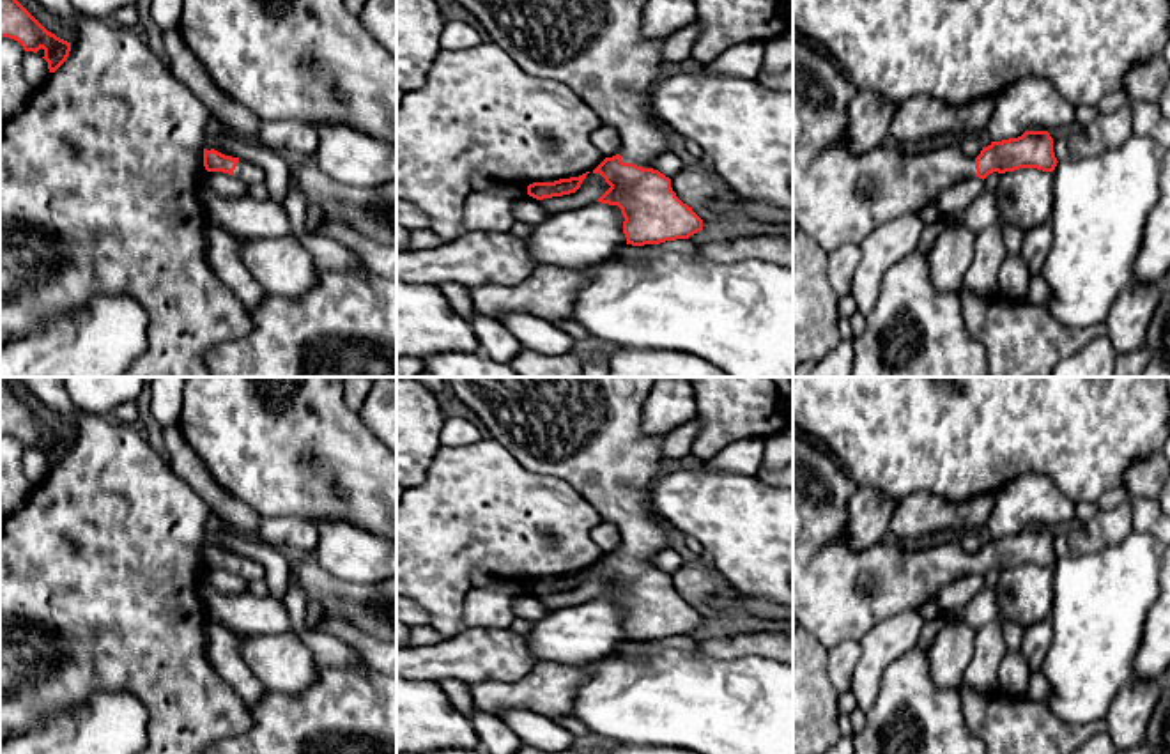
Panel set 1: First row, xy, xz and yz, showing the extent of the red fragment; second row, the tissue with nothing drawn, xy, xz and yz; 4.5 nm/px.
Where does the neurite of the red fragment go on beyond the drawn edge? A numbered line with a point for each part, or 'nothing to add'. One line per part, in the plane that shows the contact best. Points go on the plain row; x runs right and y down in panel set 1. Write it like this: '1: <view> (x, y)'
1: xz (588, 430)

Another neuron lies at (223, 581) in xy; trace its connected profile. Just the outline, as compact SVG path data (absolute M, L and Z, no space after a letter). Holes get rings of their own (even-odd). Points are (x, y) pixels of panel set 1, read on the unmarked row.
M207 568L205 586L218 593L232 595L248 591L248 581L223 568Z

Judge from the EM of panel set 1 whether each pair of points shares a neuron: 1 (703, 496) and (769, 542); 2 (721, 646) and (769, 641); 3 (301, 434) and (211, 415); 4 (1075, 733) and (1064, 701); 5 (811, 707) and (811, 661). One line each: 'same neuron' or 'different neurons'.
1: same neuron
2: same neuron
3: same neuron
4: different neurons
5: same neuron

